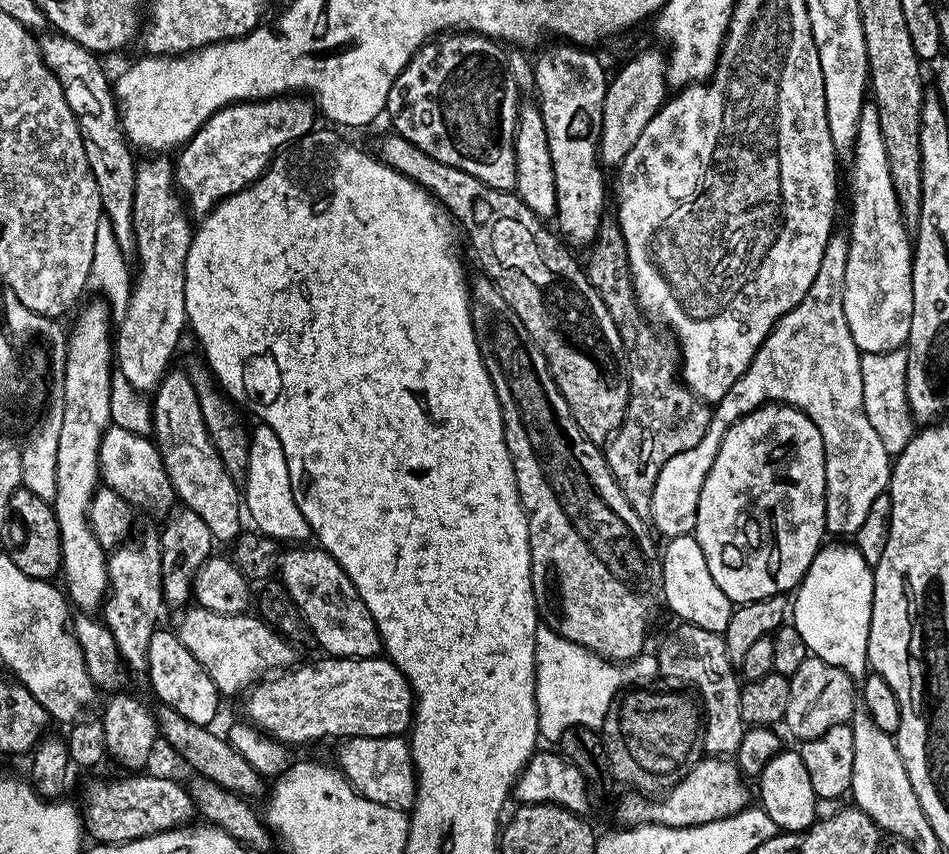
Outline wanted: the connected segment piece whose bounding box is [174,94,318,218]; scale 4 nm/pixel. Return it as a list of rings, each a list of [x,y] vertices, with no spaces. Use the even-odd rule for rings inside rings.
[[[304,94],[270,96],[267,100],[242,100],[239,104],[228,104],[218,109],[188,139],[187,144],[179,149],[180,158],[176,158],[174,162],[176,187],[186,201],[189,213],[193,217],[203,218],[227,196],[233,196],[243,188],[249,188],[267,170],[277,152],[287,148],[295,140],[307,136],[317,127],[316,116],[318,120],[317,105]]]

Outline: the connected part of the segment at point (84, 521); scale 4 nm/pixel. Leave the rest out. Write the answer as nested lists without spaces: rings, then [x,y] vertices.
[[[92,299],[77,314],[72,332],[70,328],[67,333],[62,379],[65,405],[58,439],[57,494],[54,501],[62,538],[63,587],[67,599],[88,614],[95,613],[108,595],[108,556],[88,521],[88,507],[101,483],[98,450],[104,431],[112,424],[110,390],[114,371],[114,315],[103,299]]]

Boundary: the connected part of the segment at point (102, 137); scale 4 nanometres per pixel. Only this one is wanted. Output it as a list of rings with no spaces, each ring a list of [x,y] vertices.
[[[55,30],[39,37],[40,52],[44,56],[44,61],[53,74],[58,78],[62,90],[66,94],[66,102],[74,114],[74,118],[80,127],[80,133],[86,146],[86,162],[90,162],[90,170],[94,174],[94,182],[98,182],[98,194],[100,195],[100,206],[103,215],[108,216],[114,228],[114,235],[121,247],[122,254],[127,258],[136,255],[136,239],[134,238],[134,178],[136,177],[137,157],[132,157],[134,153],[133,145],[129,144],[128,137],[124,134],[124,128],[120,124],[120,110],[114,95],[114,84],[104,73],[104,68],[100,65],[101,57],[97,53],[86,50],[78,42],[66,38]]]

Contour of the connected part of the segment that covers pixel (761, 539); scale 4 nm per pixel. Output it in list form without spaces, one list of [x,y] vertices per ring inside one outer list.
[[[763,404],[726,430],[718,458],[714,458],[714,466],[710,466],[710,474],[706,474],[706,482],[698,498],[694,535],[698,546],[702,546],[710,578],[718,582],[722,594],[726,594],[733,605],[784,596],[799,585],[810,562],[814,562],[816,551],[826,540],[825,494],[822,434],[818,434],[818,426],[814,426],[814,422],[810,422],[810,418],[797,408],[788,404]]]

